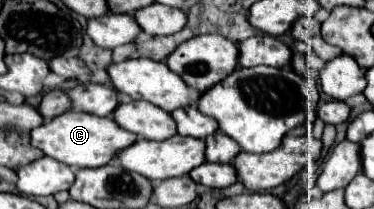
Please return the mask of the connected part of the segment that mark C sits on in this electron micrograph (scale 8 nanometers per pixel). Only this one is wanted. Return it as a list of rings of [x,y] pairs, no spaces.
[[[67,112],[59,118],[53,118],[31,132],[31,144],[43,150],[47,156],[71,166],[71,168],[99,168],[109,164],[117,152],[125,146],[131,146],[137,140],[135,134],[123,130],[113,118],[101,118],[87,112]]]

